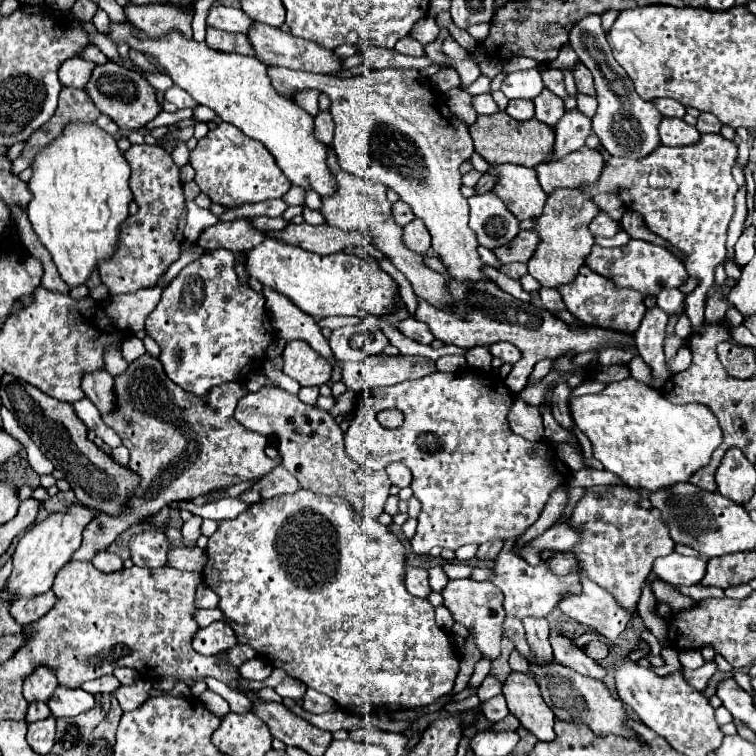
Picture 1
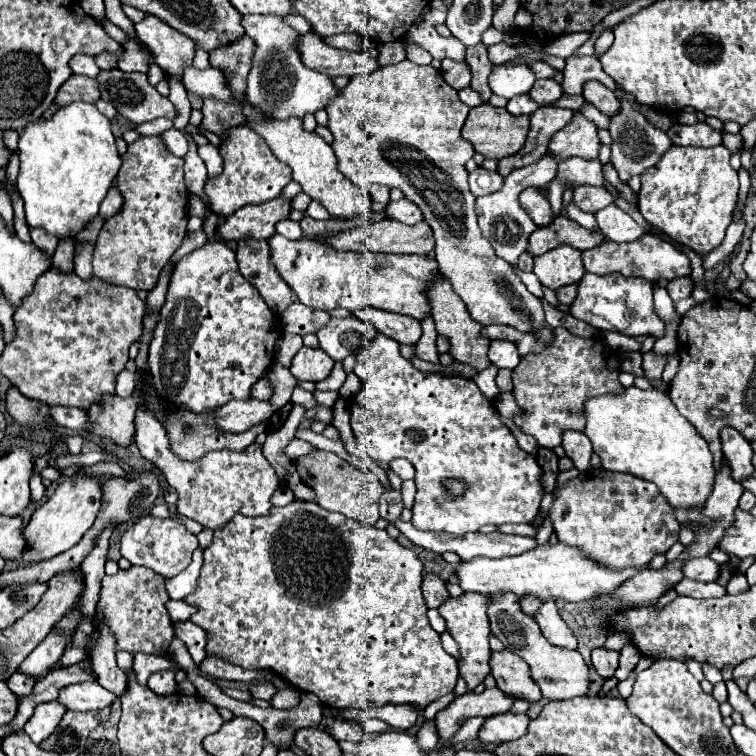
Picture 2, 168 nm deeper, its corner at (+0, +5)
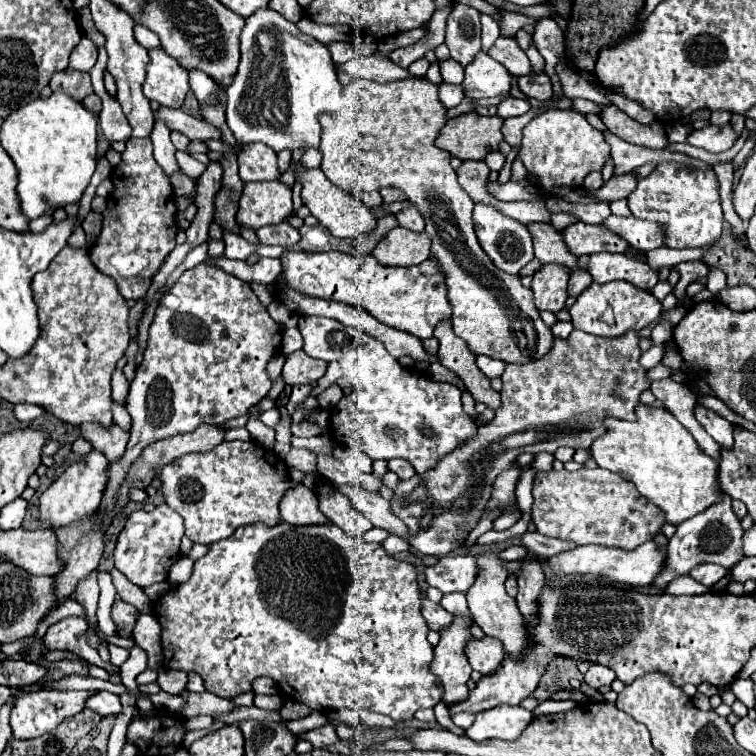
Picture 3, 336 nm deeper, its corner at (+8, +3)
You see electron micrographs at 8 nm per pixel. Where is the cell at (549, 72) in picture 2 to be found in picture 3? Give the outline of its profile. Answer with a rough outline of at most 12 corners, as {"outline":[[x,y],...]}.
{"outline":[[500,36],[488,52],[514,76],[532,72],[514,38]]}

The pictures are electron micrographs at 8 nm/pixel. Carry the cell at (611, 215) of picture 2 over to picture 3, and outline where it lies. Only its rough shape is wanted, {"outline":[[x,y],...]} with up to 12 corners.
{"outline":[[608,216],[606,228],[632,248],[664,246],[664,226],[634,216]]}

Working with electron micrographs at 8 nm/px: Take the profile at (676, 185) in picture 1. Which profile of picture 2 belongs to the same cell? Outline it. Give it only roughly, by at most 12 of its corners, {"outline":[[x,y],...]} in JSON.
{"outline":[[672,146],[640,214],[706,256],[738,196],[730,150]]}

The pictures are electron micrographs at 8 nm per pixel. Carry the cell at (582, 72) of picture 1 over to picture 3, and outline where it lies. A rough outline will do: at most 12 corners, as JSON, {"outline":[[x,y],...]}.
{"outline":[[616,106],[600,118],[612,134],[630,144],[664,150],[662,122],[650,126],[632,120]]}

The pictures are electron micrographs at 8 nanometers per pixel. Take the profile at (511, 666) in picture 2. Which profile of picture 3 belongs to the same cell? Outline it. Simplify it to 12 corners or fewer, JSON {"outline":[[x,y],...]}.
{"outline":[[470,638],[466,658],[480,674],[490,674],[504,658],[502,642]]}

